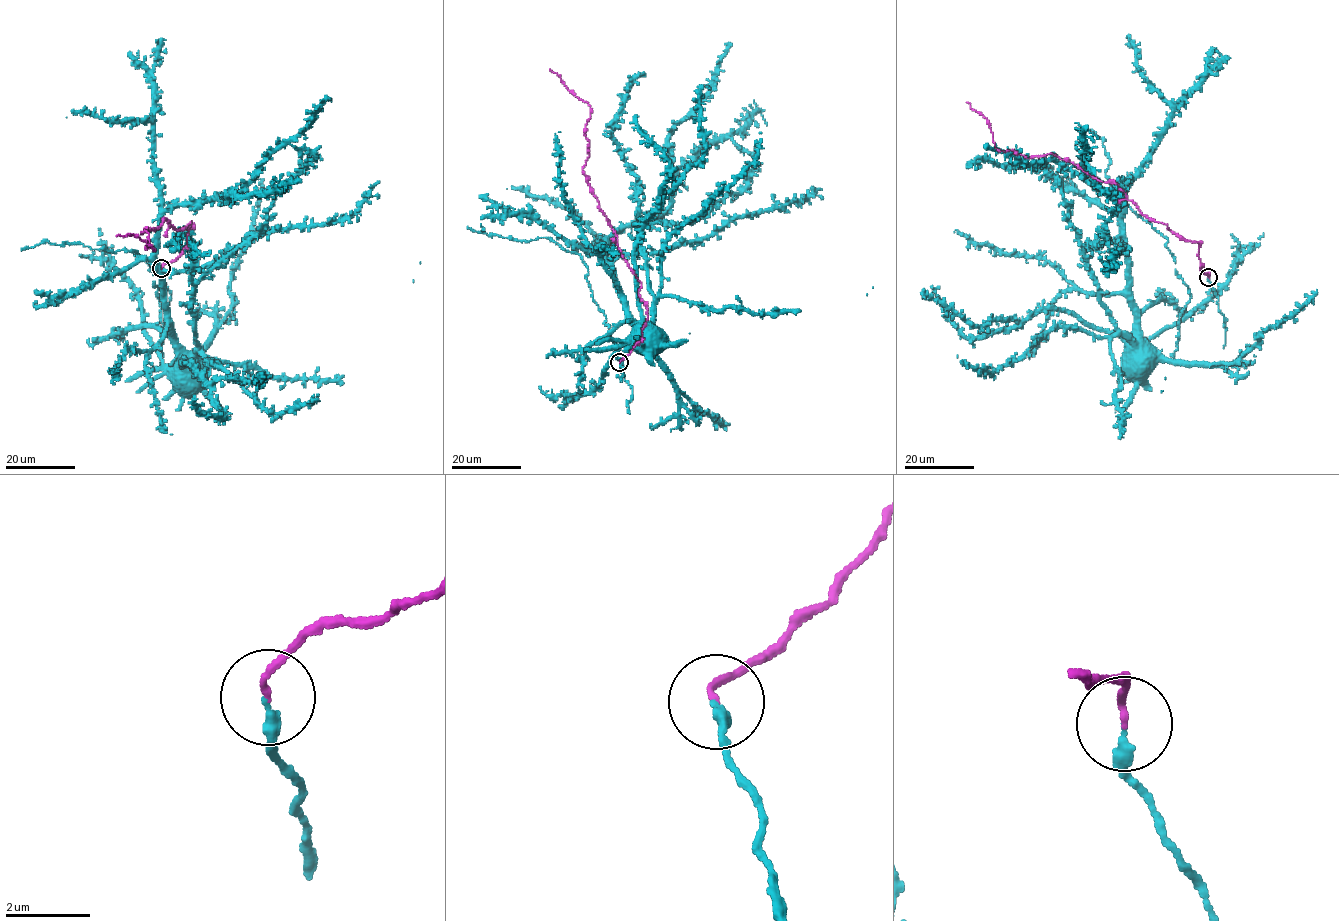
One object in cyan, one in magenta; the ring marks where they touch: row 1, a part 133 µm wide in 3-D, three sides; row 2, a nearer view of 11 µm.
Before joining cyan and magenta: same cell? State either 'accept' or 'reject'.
accept

